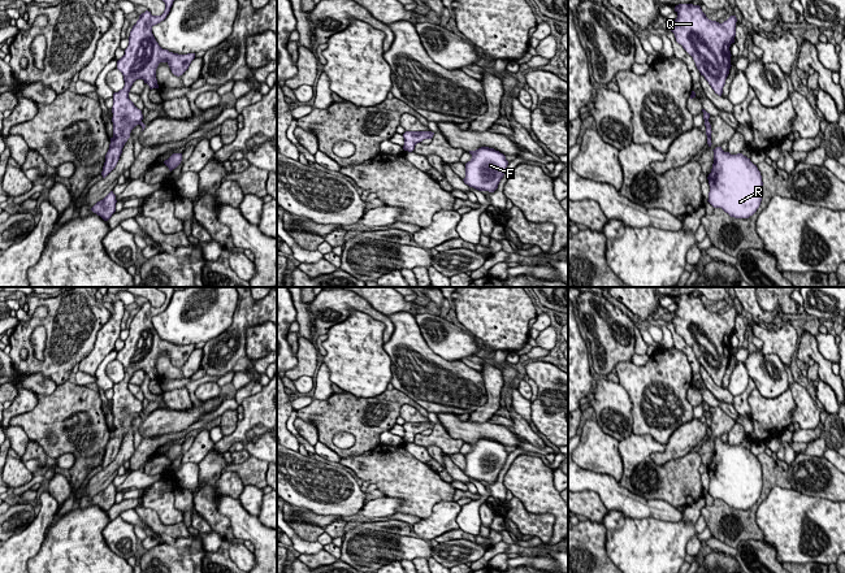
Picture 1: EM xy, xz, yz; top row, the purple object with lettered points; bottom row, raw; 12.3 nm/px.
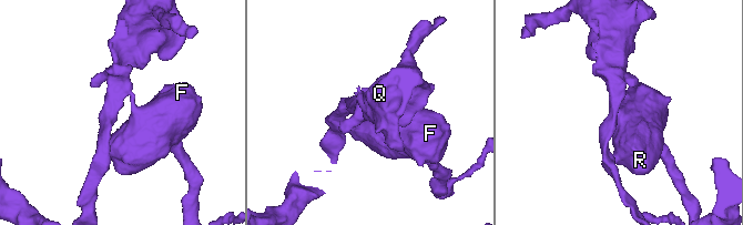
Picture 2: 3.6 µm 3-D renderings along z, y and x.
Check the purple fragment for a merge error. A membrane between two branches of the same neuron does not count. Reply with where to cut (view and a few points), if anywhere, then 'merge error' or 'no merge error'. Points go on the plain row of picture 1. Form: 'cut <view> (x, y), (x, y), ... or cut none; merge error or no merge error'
cut xz (432, 424), (429, 429); merge error

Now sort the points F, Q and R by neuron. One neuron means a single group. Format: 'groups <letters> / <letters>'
groups F R / Q

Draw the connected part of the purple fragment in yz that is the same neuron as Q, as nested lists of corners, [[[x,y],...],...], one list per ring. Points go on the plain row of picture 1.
[[[679,295],[675,298],[677,309],[671,322],[676,333],[693,348],[701,366],[711,379],[722,387],[731,360],[729,338],[734,334],[736,307],[723,314],[711,312],[699,296]]]

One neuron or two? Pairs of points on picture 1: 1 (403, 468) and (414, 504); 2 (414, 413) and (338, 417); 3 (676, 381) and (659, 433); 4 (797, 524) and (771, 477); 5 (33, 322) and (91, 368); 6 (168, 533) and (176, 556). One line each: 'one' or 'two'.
1: one
2: two
3: one
4: two
5: two
6: two

